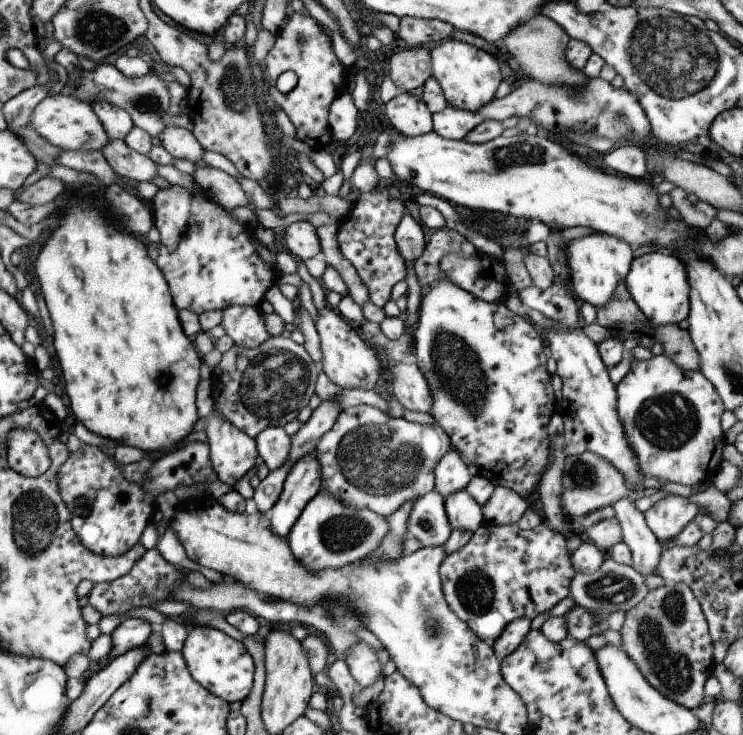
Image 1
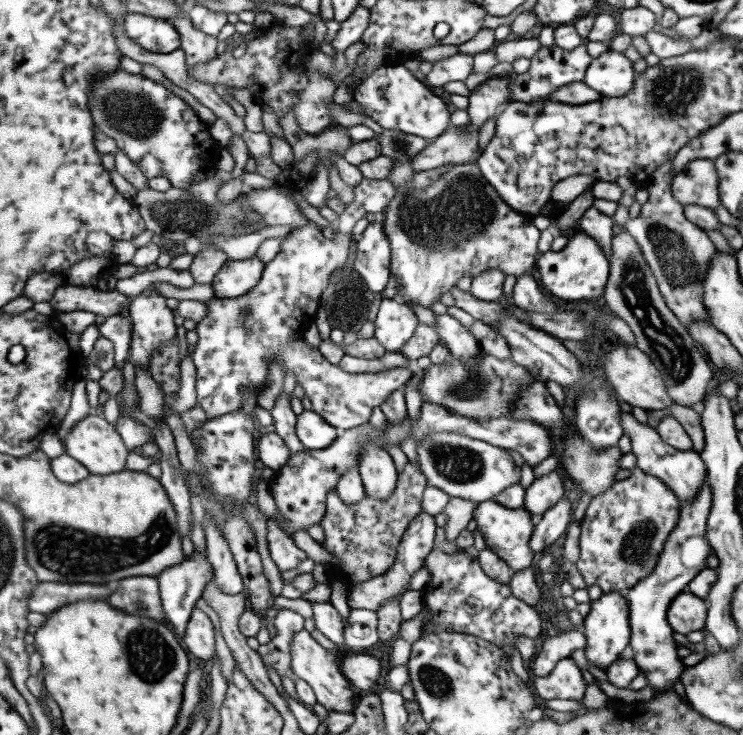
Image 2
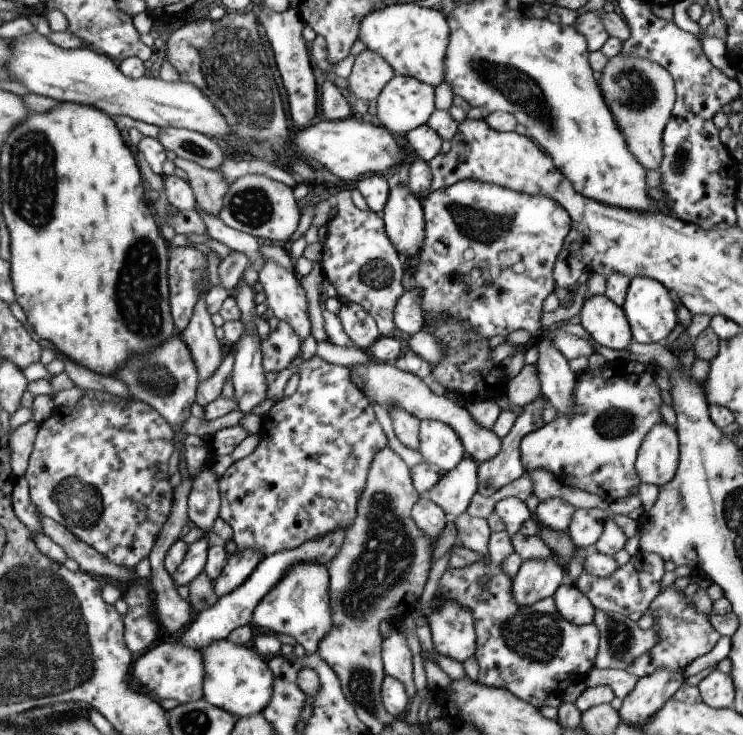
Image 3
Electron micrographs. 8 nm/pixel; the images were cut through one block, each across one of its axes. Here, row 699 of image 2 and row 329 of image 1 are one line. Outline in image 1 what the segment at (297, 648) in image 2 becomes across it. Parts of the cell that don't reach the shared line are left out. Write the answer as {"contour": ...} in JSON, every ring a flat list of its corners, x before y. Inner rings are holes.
{"contour":[[325,306,317,310,317,330,321,334,321,350,323,350,323,374,331,378,333,384,345,388,345,390,373,390,375,382,379,378,379,362,375,354,359,340,357,332,339,316,333,312,331,306]]}

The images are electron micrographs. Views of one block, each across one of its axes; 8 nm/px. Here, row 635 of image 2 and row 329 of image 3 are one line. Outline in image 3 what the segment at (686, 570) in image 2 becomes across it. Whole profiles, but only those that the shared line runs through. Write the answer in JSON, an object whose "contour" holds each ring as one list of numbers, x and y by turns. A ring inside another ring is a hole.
{"contour":[[635,276,629,280,621,310,623,310,625,322,631,330,633,342,639,342,639,344,655,344,655,342,663,344,665,342,667,334,677,328,675,326,675,310,673,310,671,300,673,300,671,294,657,280,651,280,645,276]]}

